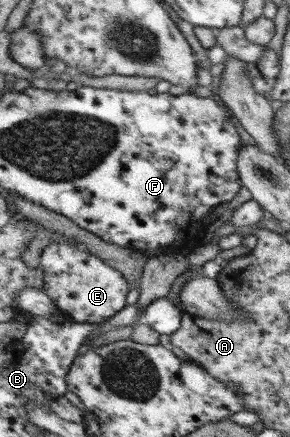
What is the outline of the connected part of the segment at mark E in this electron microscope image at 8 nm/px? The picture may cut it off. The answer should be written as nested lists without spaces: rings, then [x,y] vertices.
[[[54,242],[43,251],[40,265],[46,273],[46,292],[64,313],[78,323],[103,324],[128,307],[130,282],[120,269],[104,259],[78,251],[76,246]]]

